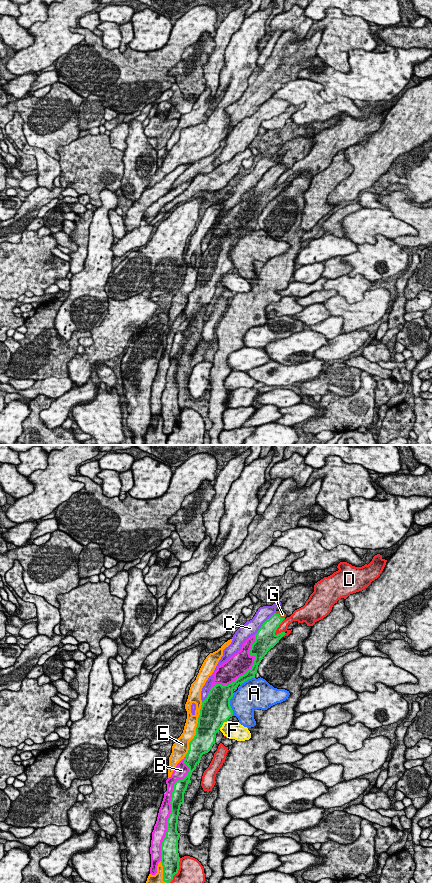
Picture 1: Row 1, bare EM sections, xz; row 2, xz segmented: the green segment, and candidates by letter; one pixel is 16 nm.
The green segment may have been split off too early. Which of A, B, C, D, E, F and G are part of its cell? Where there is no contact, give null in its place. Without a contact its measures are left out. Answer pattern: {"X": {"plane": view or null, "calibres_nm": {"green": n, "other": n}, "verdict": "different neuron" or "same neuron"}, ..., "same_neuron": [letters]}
{"A": {"plane": "xz", "calibres_nm": {"green": 480, "other": 400}, "verdict": "different neuron"}, "B": {"plane": "xz", "calibres_nm": {"green": 200, "other": 190}, "verdict": "different neuron"}, "C": {"plane": "xz", "calibres_nm": {"green": 340, "other": 240}, "verdict": "different neuron"}, "D": {"plane": "xz", "calibres_nm": {"green": 300, "other": 130}, "verdict": "different neuron"}, "E": {"plane": "xz", "calibres_nm": {"green": 380, "other": 200}, "verdict": "different neuron"}, "F": {"plane": "xz", "calibres_nm": {"green": 460, "other": 280}, "verdict": "different neuron"}, "G": {"plane": "xz", "calibres_nm": {"green": 240, "other": 90}, "verdict": "same neuron"}, "same_neuron": ["G"]}

